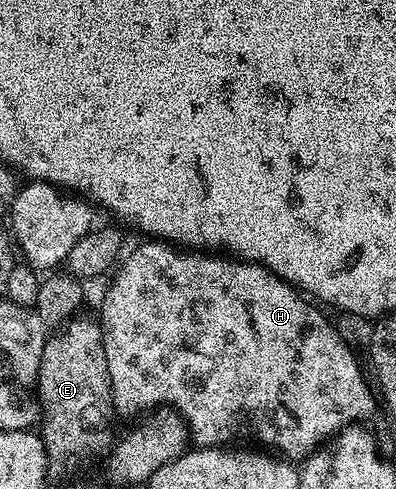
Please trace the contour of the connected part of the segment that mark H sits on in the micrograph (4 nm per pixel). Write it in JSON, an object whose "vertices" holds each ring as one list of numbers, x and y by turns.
{"vertices":[[144,240,141,246,130,250,115,267,111,275,112,283,109,284,108,291,100,302,100,314,98,313,100,331,104,333,106,368,112,385,112,405,117,415,136,413,139,415,149,408,171,408,184,419,191,441,197,447,224,448,235,443,232,442,235,438,253,434,261,442,259,443,261,447,279,452,285,459,300,460,311,455,319,442,326,441,328,437,329,441,346,426,363,423,365,421,363,418,368,418,375,412,378,398,370,382,368,387,368,382,364,379,364,370,360,367,355,352,328,323,323,314,325,311,309,301,291,282,284,282,278,275,270,273,266,267,259,266,257,262,245,262,235,256,217,256,212,252,193,252,188,248,177,248,163,240]]}

